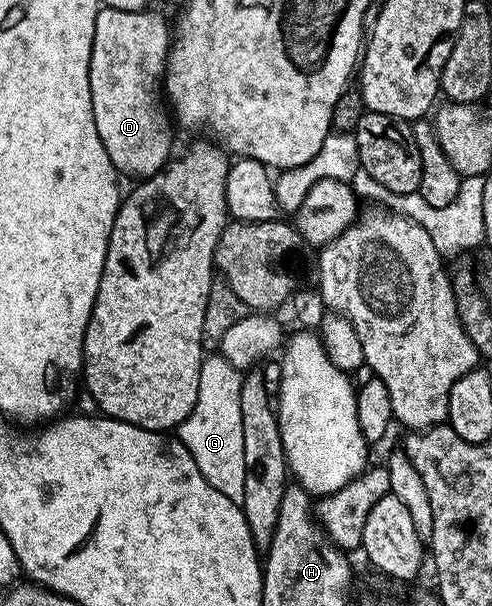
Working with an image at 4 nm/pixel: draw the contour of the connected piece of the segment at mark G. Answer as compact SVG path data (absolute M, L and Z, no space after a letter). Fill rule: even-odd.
M210 353L202 360L200 369L200 389L196 393L196 405L192 413L176 429L176 438L184 444L188 453L192 453L192 461L196 461L196 469L204 473L208 485L212 485L224 497L241 504L244 497L244 433L240 426L240 389L243 372L236 370L220 353Z

